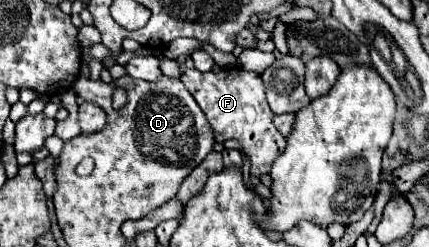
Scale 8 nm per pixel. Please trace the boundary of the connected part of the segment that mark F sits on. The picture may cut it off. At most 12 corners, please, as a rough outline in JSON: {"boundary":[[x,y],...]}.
{"boundary":[[182,72],[216,142],[236,138],[268,174],[286,138],[260,74]]}

